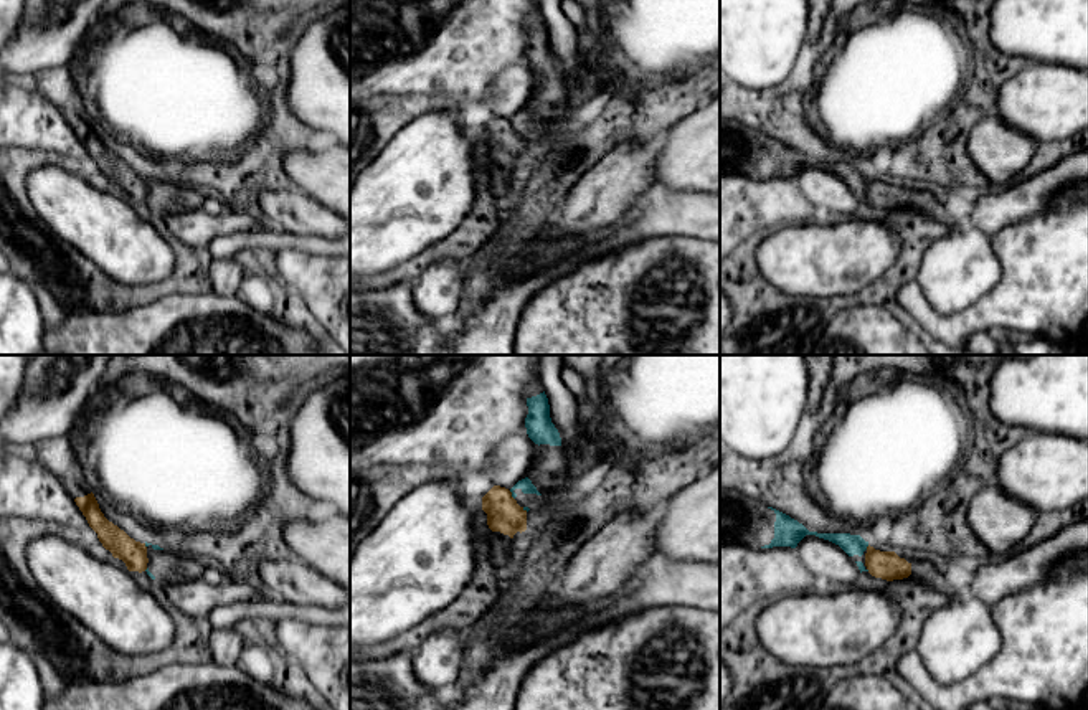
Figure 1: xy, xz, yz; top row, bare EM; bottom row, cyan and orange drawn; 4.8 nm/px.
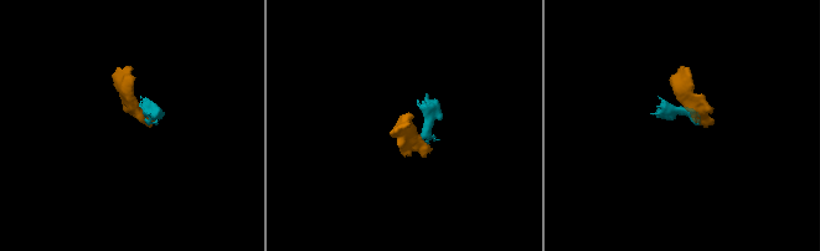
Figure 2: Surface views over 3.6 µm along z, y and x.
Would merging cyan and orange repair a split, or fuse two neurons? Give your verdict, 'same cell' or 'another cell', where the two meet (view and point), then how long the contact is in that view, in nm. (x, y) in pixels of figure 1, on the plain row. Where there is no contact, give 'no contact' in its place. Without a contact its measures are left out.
another cell | xz (512, 126) | 50 nm

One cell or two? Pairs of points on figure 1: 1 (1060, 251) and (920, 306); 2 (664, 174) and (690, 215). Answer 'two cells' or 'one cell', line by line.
1: one cell
2: two cells

